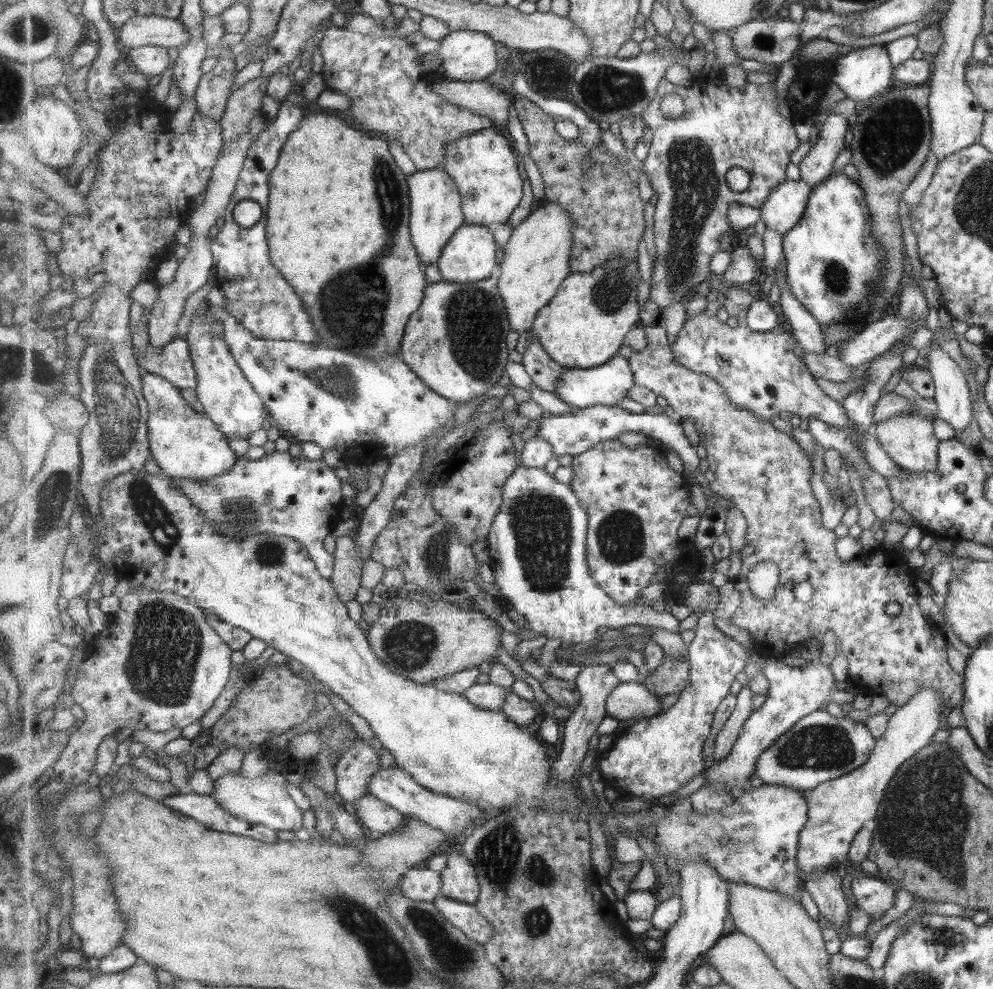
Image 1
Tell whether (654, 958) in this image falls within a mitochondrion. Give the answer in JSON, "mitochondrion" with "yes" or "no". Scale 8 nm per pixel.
{"mitochondrion":"no"}

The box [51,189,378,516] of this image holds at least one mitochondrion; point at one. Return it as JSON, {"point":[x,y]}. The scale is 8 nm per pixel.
{"point":[115,398]}

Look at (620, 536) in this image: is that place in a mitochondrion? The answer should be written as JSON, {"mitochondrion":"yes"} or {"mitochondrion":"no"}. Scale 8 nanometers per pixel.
{"mitochondrion":"yes"}

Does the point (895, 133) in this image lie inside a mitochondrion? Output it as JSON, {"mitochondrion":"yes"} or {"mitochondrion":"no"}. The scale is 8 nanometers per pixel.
{"mitochondrion":"yes"}

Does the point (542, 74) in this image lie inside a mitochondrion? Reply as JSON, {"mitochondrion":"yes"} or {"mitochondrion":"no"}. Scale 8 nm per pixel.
{"mitochondrion":"yes"}

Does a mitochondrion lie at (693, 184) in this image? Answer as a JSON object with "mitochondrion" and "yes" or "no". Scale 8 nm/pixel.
{"mitochondrion":"yes"}

